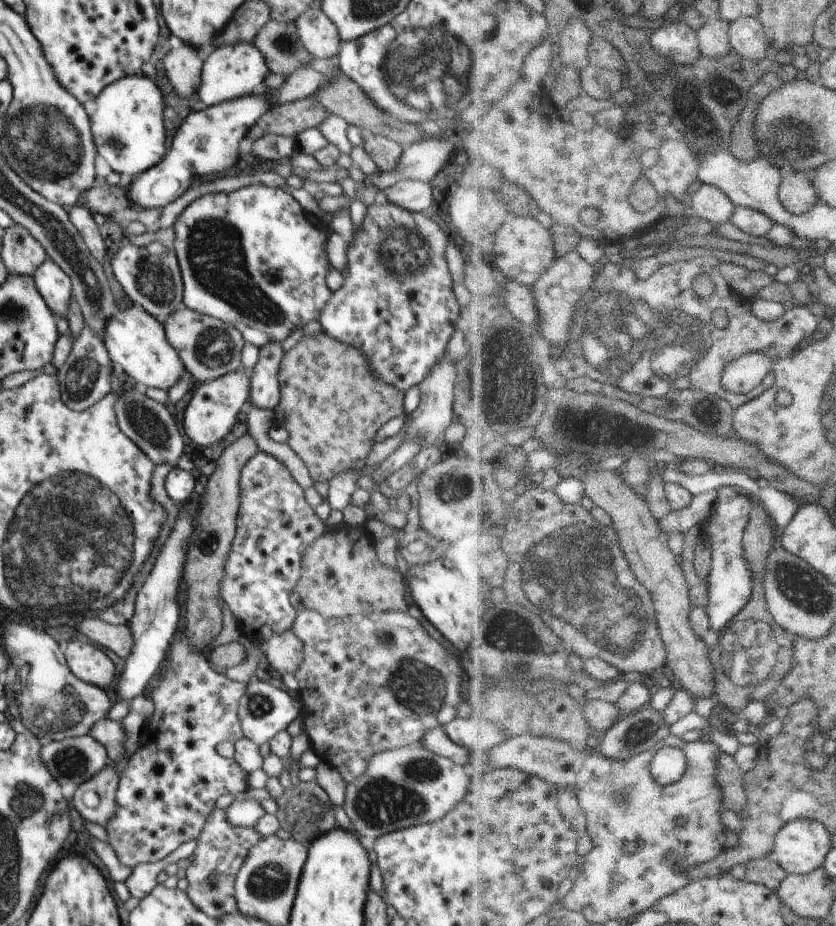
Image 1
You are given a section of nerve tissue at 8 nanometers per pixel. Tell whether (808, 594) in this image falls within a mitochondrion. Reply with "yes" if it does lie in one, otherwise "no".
yes

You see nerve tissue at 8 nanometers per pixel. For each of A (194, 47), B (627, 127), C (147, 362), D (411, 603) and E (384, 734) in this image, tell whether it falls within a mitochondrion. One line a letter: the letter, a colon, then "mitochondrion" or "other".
A: other
B: other
C: other
D: other
E: other

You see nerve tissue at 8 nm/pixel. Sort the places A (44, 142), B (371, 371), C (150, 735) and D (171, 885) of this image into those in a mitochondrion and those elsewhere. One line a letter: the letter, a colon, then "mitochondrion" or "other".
A: mitochondrion
B: other
C: other
D: other

